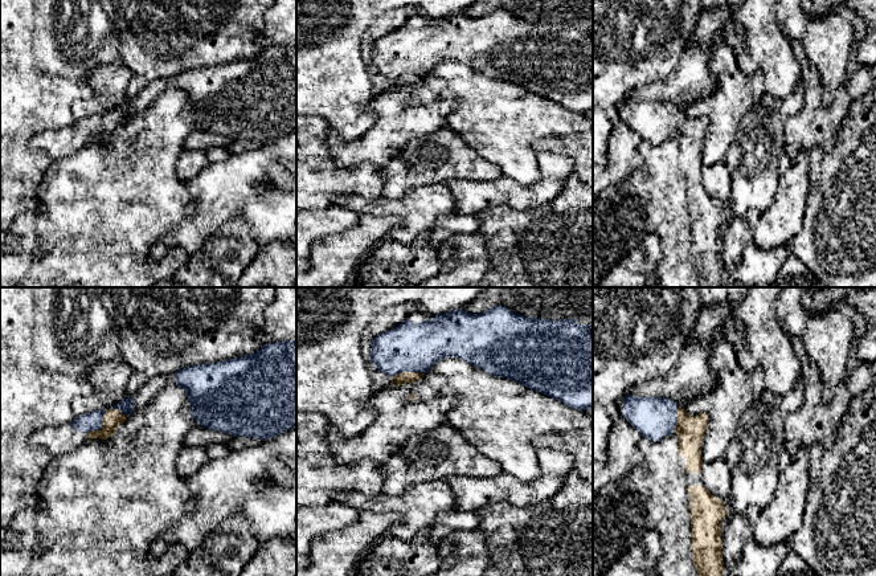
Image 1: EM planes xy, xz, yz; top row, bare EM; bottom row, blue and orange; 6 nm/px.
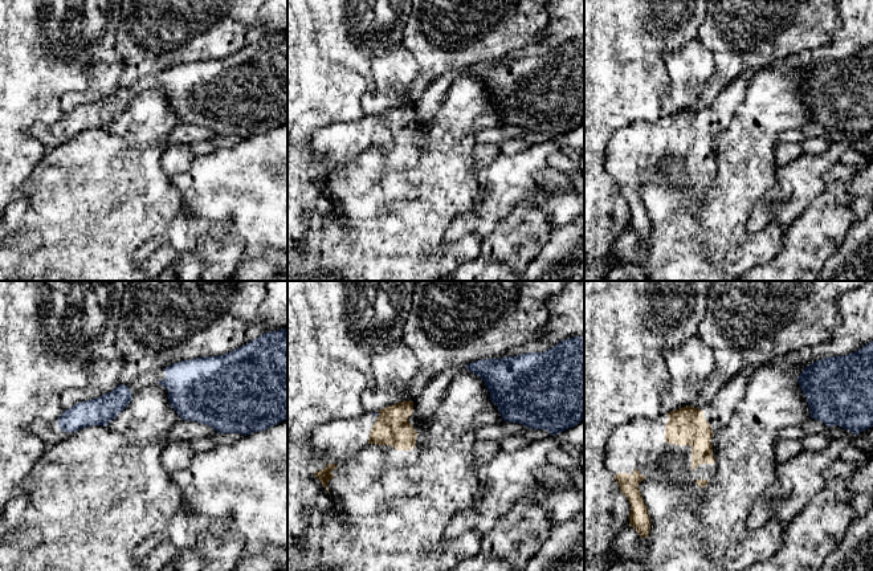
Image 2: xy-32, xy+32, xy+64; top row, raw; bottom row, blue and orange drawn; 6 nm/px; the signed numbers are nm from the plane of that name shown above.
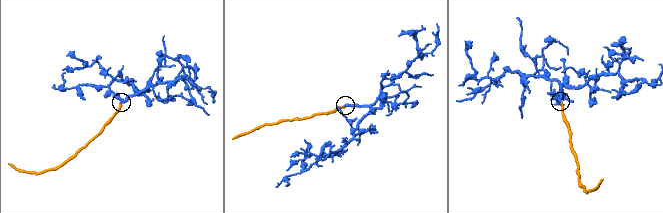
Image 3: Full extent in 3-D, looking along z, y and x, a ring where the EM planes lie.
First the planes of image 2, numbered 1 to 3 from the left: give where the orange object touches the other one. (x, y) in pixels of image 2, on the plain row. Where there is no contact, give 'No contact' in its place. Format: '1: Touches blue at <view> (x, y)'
1: No contact
2: Touches blue at xy+32 (378, 117)
3: No contact

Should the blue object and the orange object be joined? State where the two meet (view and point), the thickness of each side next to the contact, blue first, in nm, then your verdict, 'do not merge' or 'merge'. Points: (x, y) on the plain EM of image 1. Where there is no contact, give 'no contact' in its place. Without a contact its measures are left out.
xy (103, 119) | 110/110 nm | merge

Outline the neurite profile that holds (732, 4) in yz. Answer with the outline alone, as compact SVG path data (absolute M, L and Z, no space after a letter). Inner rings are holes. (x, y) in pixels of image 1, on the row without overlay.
M700 0L703 8L719 8L719 7L728 7L732 11L741 5L744 0Z

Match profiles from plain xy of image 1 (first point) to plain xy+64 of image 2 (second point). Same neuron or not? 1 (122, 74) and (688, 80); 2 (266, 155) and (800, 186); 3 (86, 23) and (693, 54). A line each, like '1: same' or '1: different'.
1: same
2: same
3: different

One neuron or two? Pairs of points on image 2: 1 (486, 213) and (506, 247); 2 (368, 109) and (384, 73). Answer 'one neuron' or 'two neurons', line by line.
1: two neurons
2: one neuron

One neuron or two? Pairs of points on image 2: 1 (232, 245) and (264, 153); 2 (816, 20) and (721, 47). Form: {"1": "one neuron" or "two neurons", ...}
{"1": "two neurons", "2": "one neuron"}

